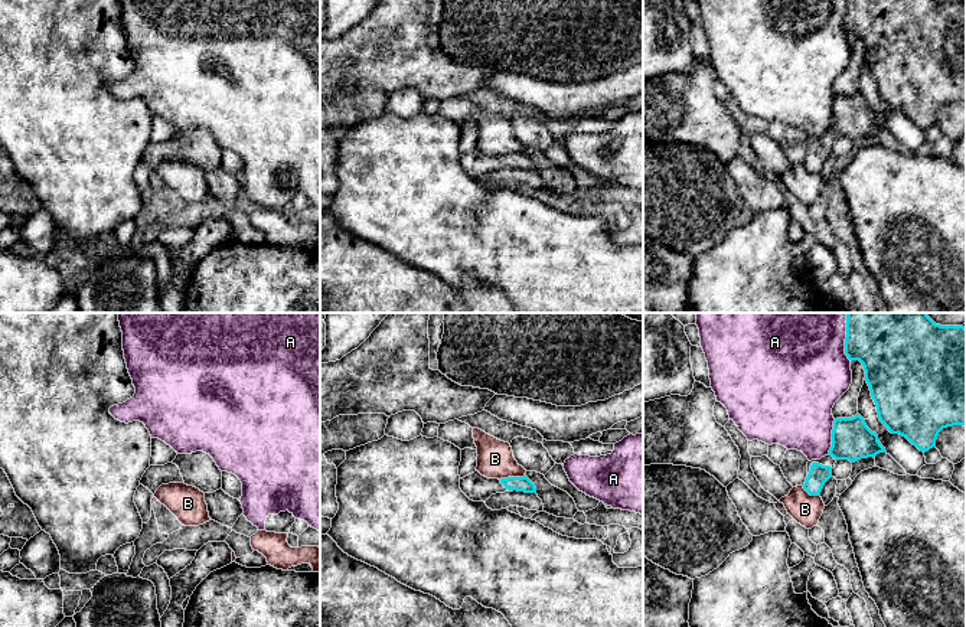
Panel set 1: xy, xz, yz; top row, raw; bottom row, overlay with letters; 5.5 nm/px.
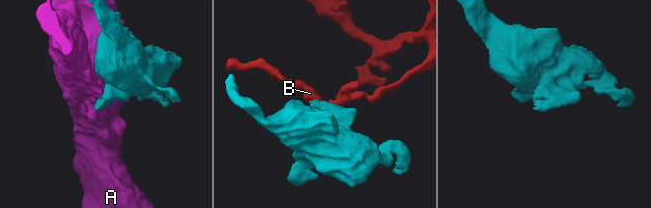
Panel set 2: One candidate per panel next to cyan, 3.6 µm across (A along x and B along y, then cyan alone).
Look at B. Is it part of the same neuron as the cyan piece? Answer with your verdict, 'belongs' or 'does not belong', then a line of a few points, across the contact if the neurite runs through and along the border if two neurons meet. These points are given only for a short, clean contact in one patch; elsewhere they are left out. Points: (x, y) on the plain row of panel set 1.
does not belong; line xz (525, 152), (499, 156)

